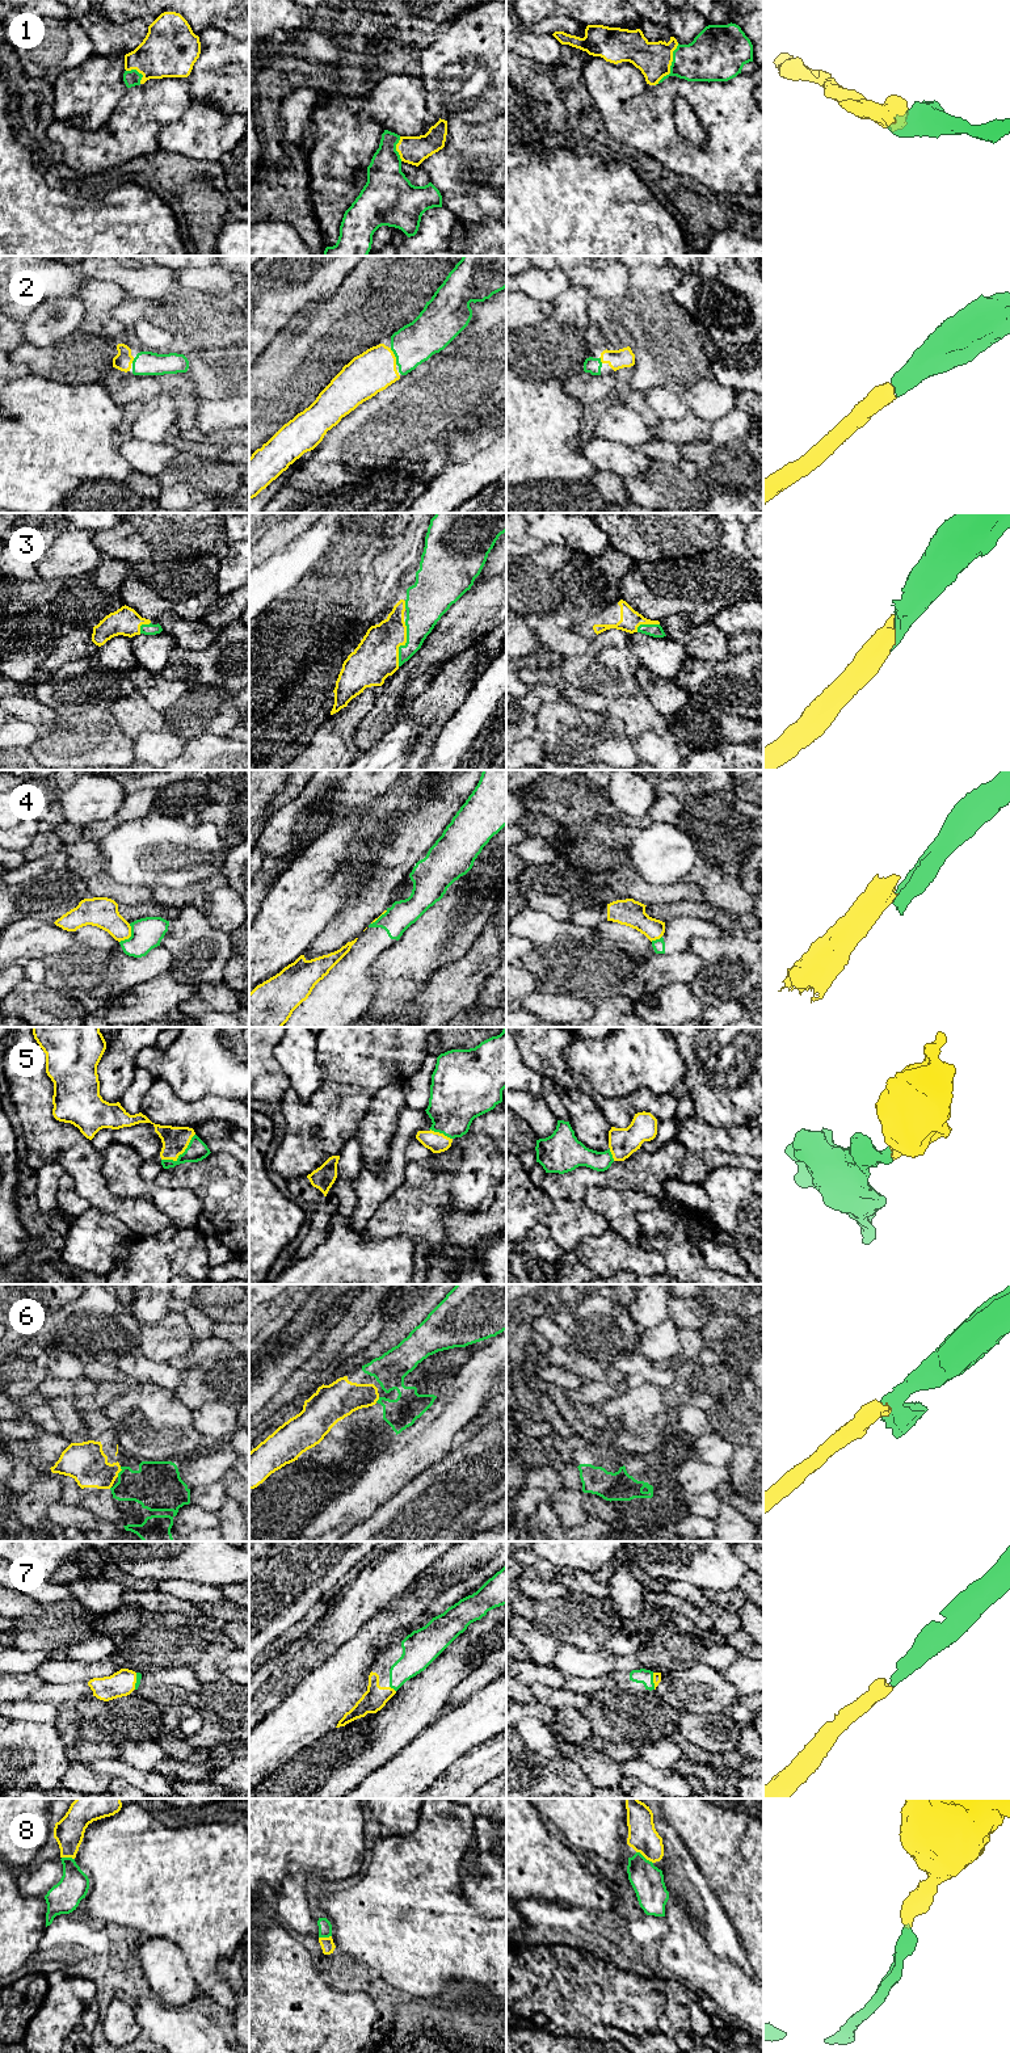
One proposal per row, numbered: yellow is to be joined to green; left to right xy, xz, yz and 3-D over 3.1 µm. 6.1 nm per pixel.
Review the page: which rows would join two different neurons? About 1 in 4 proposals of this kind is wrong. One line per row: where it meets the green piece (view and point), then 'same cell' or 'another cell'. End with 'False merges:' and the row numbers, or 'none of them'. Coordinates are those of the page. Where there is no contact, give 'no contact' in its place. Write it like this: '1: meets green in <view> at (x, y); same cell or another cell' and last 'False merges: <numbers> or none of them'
1: meets green in yz at (670, 66); same cell
2: meets green in xz at (395, 356); same cell
3: meets green in xz at (403, 646); same cell
4: meets green in xy at (131, 935); another cell
5: meets green in xy at (182, 1153); same cell
6: meets green in xy at (120, 1472); same cell
7: meets green in xz at (392, 1687); same cell
8: meets green in yz at (643, 1856); same cell
False merges: 4

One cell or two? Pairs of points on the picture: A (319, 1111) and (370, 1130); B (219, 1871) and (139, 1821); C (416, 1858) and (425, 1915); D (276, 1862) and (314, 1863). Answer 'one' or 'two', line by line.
A: two
B: one
C: one
D: one

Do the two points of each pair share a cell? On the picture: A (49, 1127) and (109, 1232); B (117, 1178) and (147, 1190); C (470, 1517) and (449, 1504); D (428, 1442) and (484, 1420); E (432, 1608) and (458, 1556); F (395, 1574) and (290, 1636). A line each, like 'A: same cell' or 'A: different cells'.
A: different cells
B: same cell
C: different cells
D: different cells
E: same cell
F: different cells

